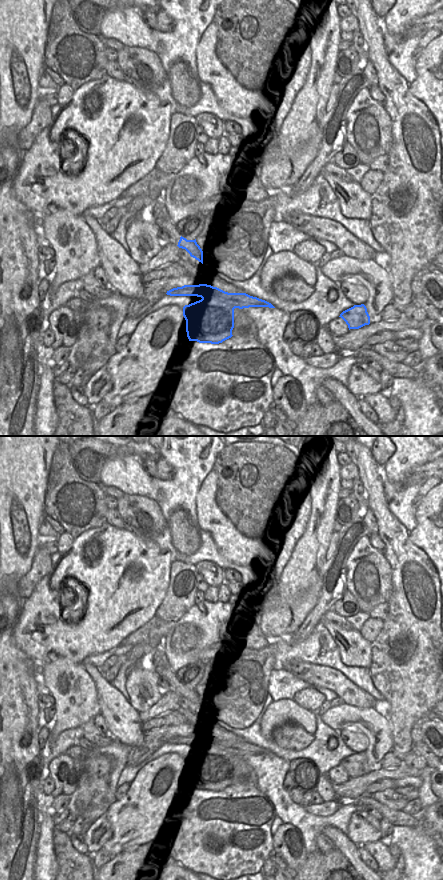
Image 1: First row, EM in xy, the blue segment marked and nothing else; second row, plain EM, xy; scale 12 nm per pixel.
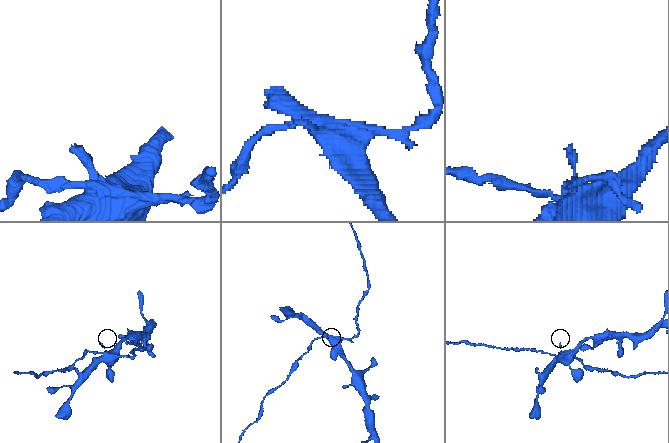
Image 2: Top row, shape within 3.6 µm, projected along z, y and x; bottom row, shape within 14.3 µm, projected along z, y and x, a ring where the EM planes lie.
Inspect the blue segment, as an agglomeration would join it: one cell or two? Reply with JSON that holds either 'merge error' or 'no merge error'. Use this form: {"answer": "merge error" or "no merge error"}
{"answer": "merge error"}

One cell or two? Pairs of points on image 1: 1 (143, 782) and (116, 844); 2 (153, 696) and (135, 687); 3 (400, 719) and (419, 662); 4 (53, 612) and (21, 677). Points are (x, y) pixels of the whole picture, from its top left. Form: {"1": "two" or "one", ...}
{"1": "one", "2": "one", "3": "one", "4": "two"}

